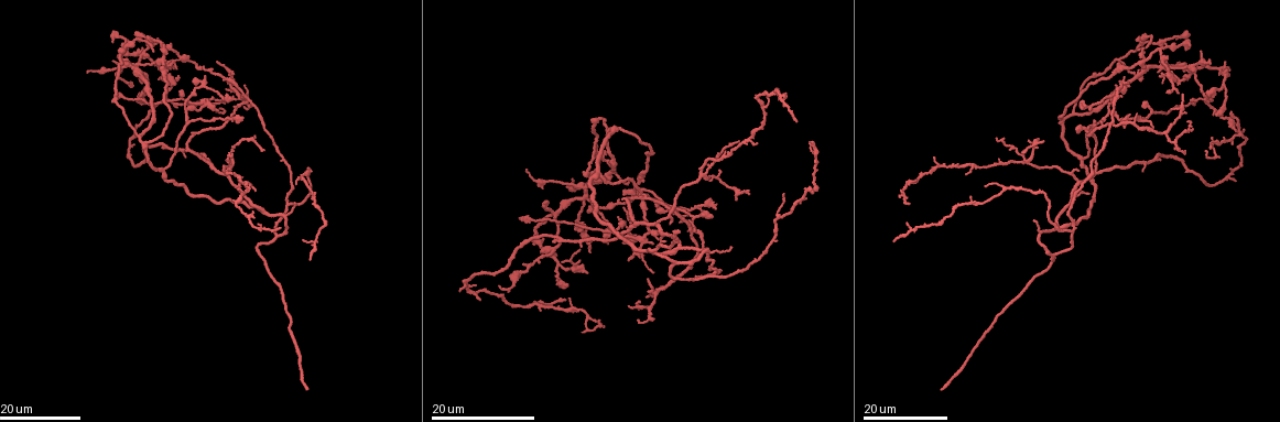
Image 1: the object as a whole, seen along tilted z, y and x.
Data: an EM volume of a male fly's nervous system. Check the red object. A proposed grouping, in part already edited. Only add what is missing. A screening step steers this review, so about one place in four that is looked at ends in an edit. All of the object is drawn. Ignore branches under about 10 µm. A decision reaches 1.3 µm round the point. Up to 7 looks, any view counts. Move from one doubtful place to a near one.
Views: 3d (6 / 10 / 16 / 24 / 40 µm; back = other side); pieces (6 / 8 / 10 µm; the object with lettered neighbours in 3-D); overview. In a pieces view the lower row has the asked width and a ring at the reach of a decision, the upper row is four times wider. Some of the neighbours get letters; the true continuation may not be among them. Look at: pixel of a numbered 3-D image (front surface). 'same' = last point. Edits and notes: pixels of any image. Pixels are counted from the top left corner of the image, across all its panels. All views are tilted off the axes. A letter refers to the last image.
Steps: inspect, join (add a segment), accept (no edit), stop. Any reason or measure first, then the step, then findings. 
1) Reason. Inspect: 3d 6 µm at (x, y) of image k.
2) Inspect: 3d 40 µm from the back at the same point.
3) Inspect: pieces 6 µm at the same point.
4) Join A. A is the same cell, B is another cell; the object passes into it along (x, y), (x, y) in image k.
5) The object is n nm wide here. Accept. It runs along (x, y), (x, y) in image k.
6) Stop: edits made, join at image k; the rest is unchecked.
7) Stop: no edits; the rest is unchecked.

Long arm stops here. Inspect: 3d 16 µm at (710, 216) of image 1.

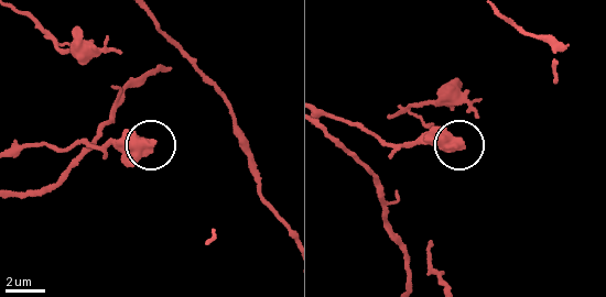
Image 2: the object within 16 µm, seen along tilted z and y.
Inspect: pieces 10 µm at (462, 144) of image 2.

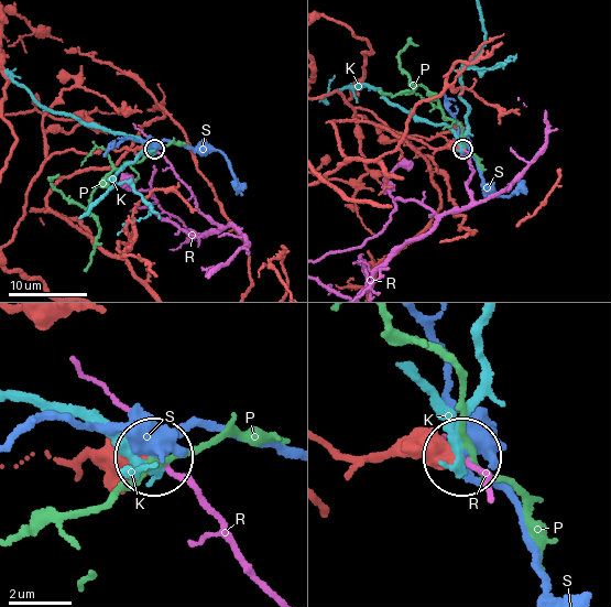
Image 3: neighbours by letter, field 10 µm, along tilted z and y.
Accept. K, P, R and S are other cells; no lettered segment goes on from it.

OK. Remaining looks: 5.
Branch stops here. Inspect: 3d 24 µm at (181, 93) of image 1.

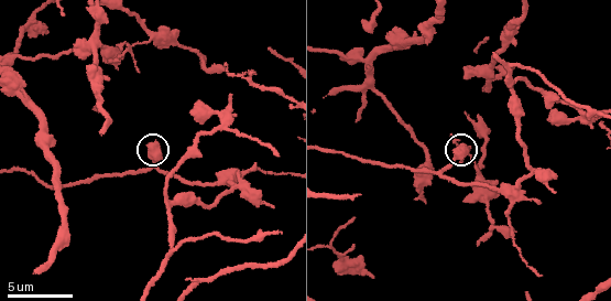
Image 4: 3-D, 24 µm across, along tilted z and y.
Inspect: pieces 6 µm at (153, 148) of image 4.

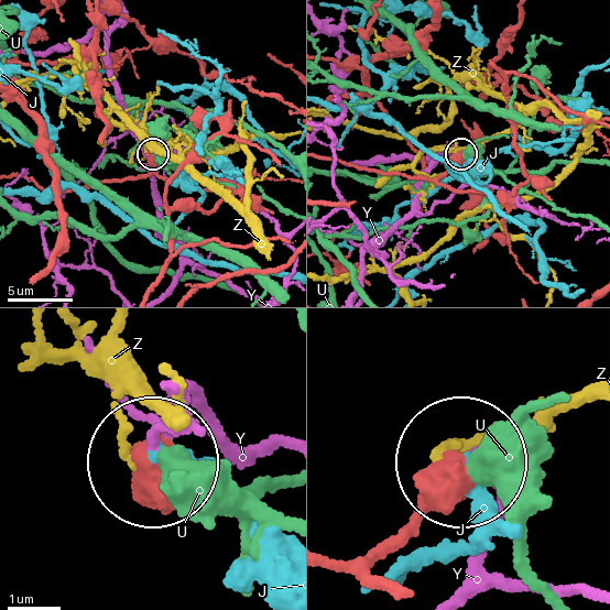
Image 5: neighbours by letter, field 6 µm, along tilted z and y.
Accept. J, U, Y and Z are other cells; none of them fits.

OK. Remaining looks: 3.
Branch stops here. Inspect: 3d 16 µm at (87, 72) of image 1.

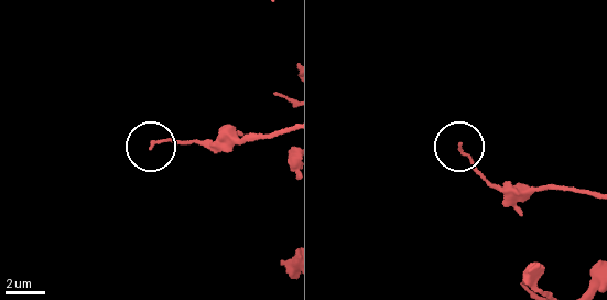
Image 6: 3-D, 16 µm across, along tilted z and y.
Inspect: 3d 6 µm at (152, 145) of image 6.

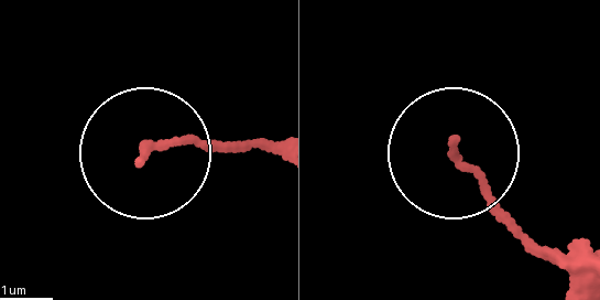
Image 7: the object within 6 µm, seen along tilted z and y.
See the neighbours. Inspect: pieces 8 µm at (142, 155) of image 7.

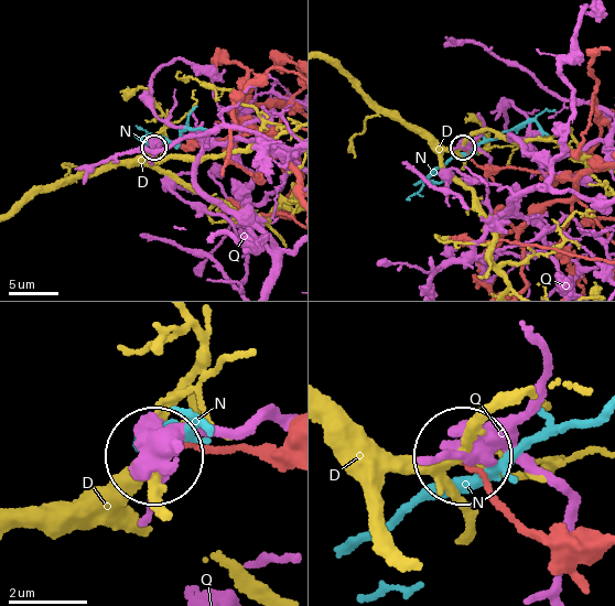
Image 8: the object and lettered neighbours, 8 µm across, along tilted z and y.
Accept. D, N and Q are other cells; it runs along (594, 532), (517, 521), (472, 461) in image 8; no lettered segment goes on from it.

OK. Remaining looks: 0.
Stop: no edits; the rest is unchecked.

